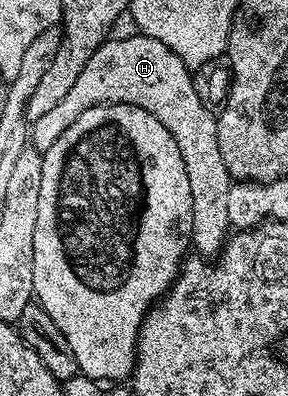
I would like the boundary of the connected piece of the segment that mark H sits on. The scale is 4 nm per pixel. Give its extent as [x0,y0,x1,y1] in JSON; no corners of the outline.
[28,33,232,257]

